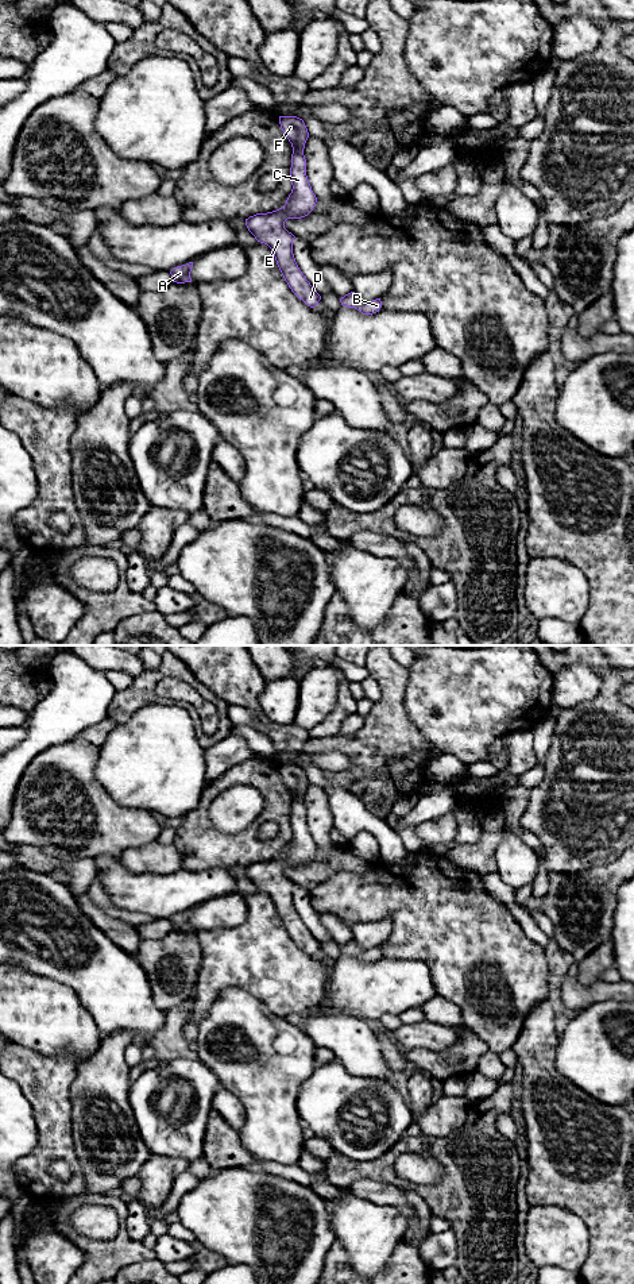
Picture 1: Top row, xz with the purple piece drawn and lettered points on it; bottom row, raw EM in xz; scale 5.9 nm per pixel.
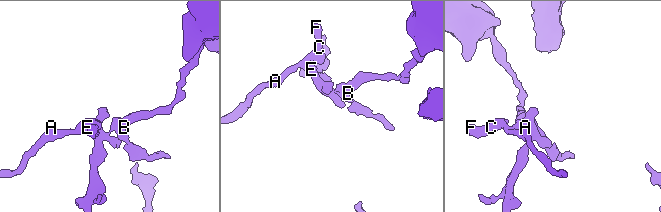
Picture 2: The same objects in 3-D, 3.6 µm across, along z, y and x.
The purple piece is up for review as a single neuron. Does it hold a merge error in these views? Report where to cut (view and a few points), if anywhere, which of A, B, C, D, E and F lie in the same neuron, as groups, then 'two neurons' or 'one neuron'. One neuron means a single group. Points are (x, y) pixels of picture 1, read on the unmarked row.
cut in xz along (364, 949), (356, 956); A C D E F / B; two neurons

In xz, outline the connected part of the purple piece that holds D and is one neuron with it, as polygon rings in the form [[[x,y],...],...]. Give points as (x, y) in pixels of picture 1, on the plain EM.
[[[279,764],[279,772],[293,795],[290,815],[291,841],[282,856],[250,864],[246,867],[246,874],[258,890],[271,897],[291,940],[308,955],[314,956],[321,944],[299,918],[293,902],[293,888],[295,884],[285,876],[287,867],[308,864],[317,851],[317,845],[308,829],[306,807],[304,803],[309,780],[304,768],[297,764]]]

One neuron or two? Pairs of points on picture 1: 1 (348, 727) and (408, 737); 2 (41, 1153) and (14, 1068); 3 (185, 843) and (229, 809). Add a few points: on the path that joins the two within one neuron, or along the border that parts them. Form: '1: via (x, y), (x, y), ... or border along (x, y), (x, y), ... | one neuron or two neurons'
1: border along (364, 718), (355, 732), (339, 736) | two neurons
2: via (47, 1132), (47, 1101), (35, 1088) | one neuron
3: border along (205, 804), (205, 820), (215, 831), (239, 832) | two neurons

